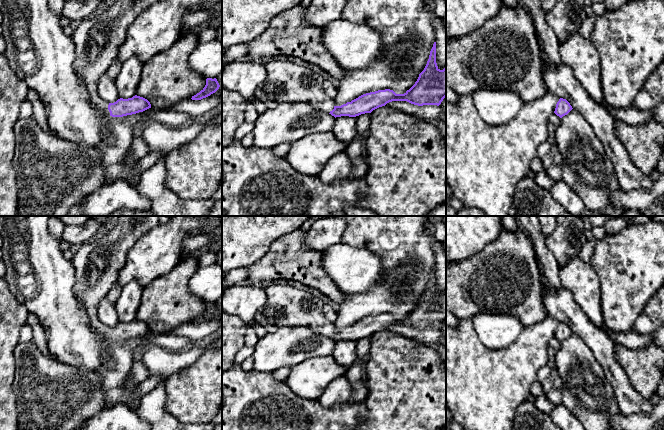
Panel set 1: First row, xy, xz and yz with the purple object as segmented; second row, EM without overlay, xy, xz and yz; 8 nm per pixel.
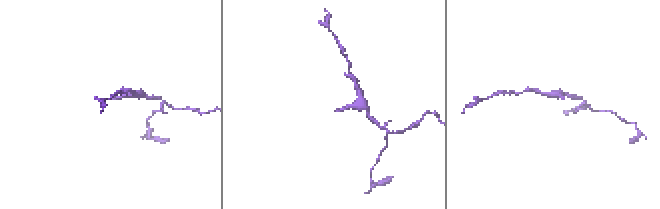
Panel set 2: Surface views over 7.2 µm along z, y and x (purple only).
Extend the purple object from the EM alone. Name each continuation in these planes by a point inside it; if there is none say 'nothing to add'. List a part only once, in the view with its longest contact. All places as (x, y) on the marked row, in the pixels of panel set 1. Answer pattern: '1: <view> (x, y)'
1: xy (97, 39)

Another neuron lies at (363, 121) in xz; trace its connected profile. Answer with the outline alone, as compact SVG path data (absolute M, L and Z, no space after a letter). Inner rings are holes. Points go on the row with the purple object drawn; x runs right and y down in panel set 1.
M370 113L361 114L359 116L356 116L355 119L357 127L357 137L362 140L363 135L368 132L371 123Z

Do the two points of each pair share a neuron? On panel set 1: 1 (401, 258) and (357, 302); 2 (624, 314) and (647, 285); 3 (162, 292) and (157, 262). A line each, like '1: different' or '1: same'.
1: same
2: same
3: different

